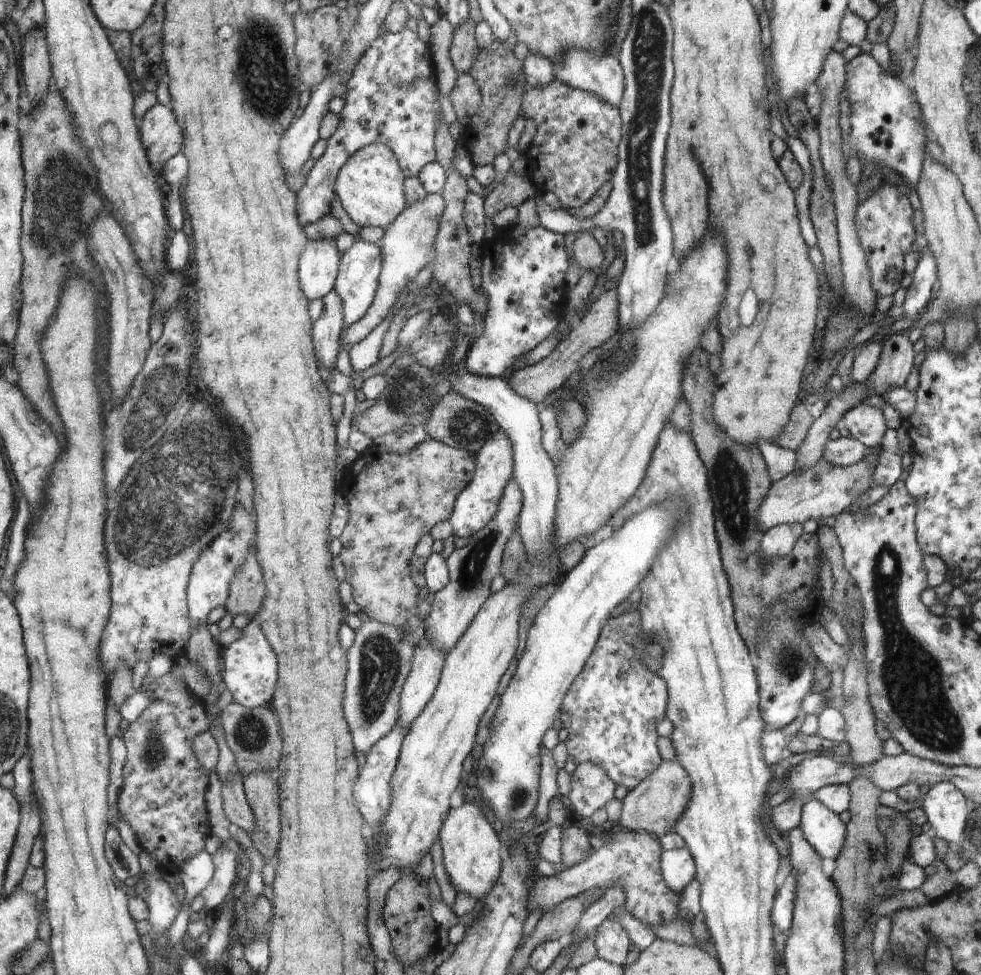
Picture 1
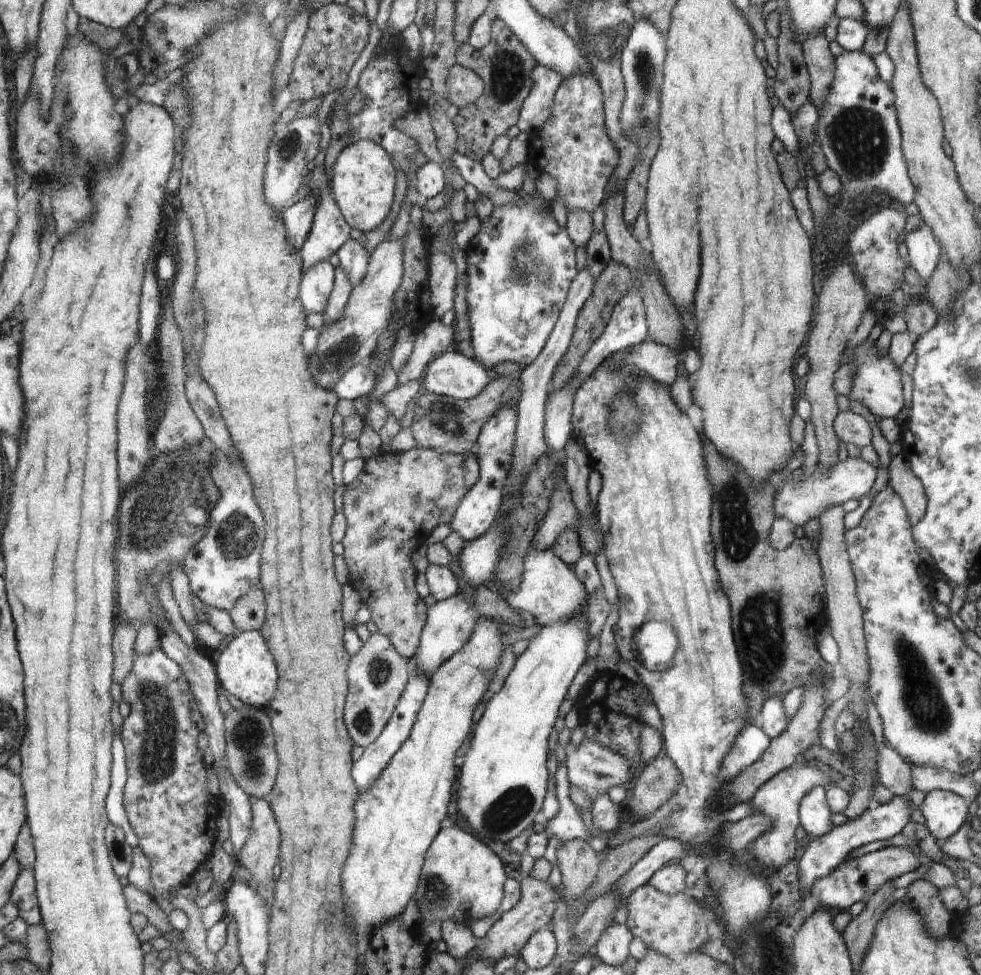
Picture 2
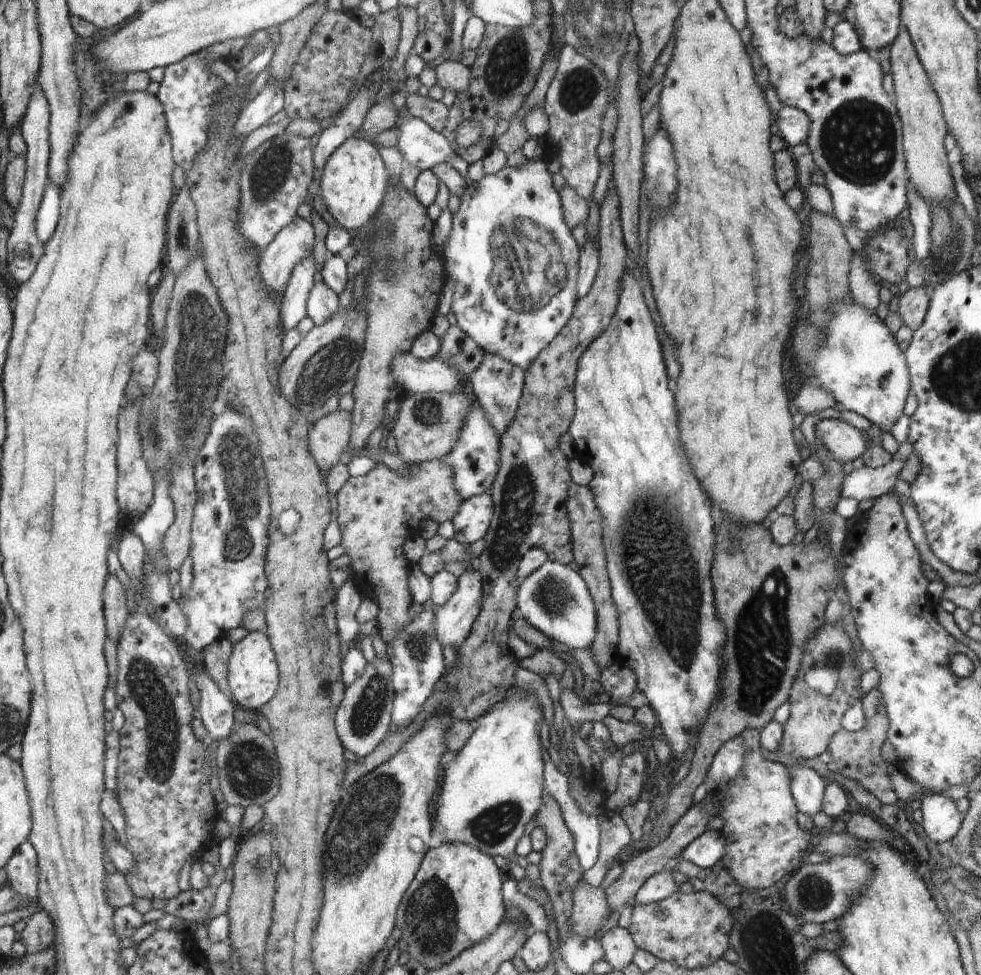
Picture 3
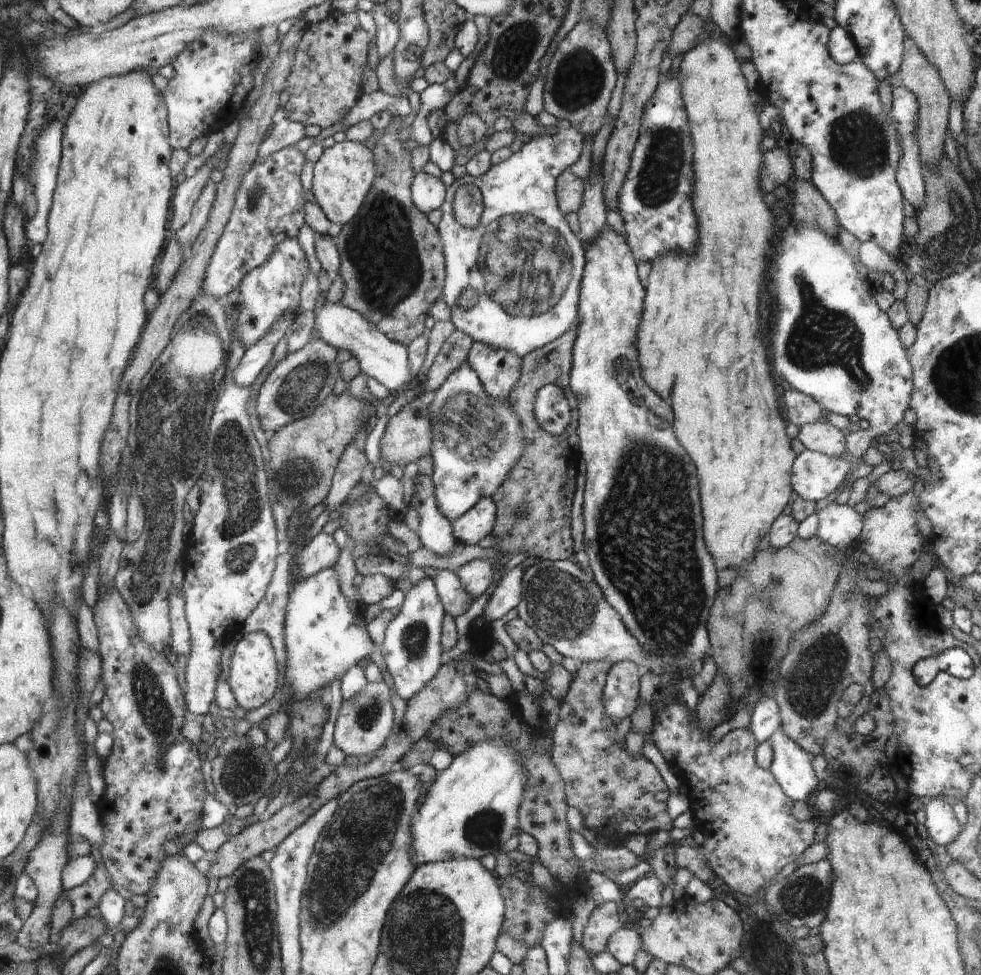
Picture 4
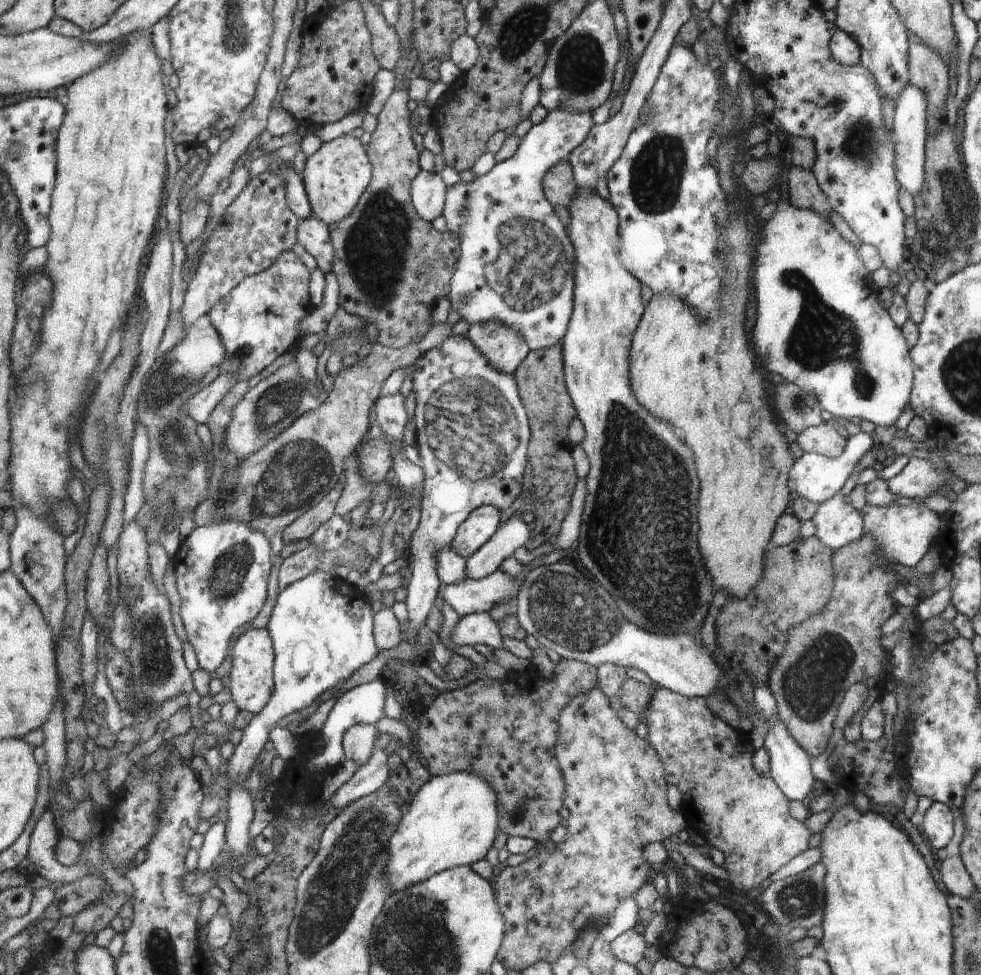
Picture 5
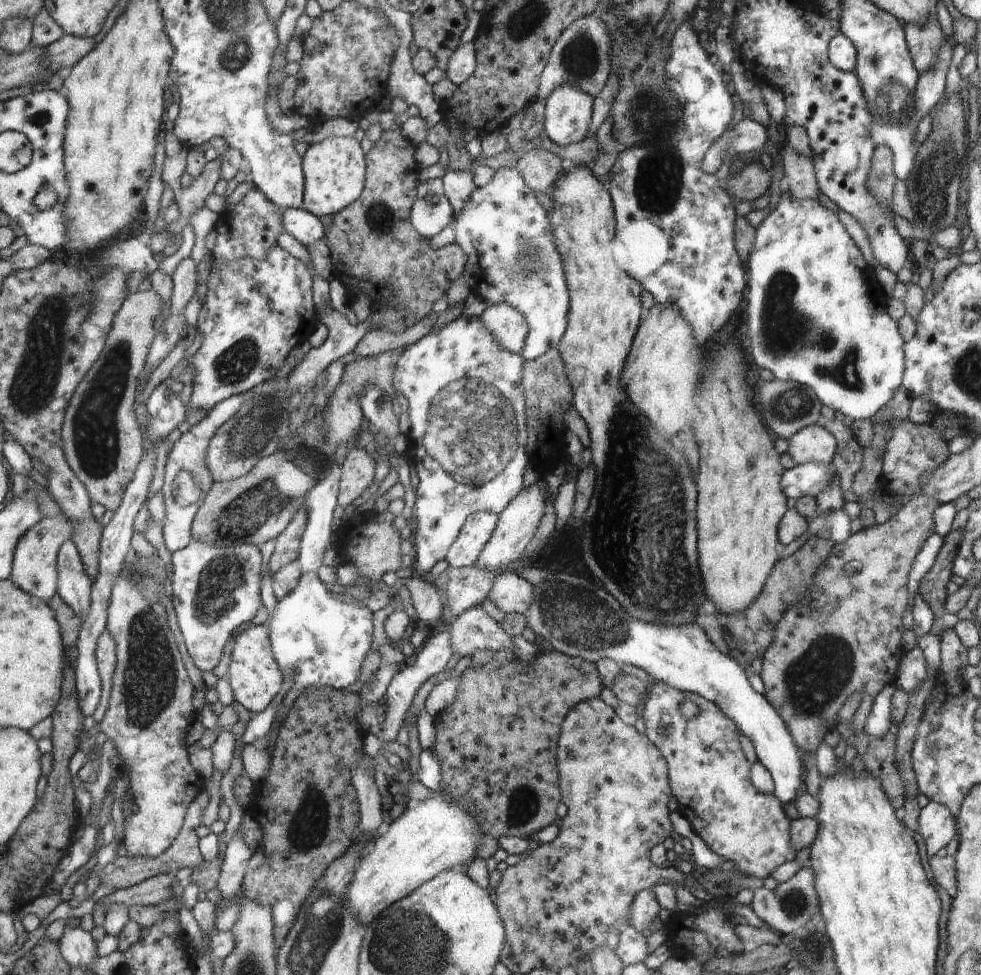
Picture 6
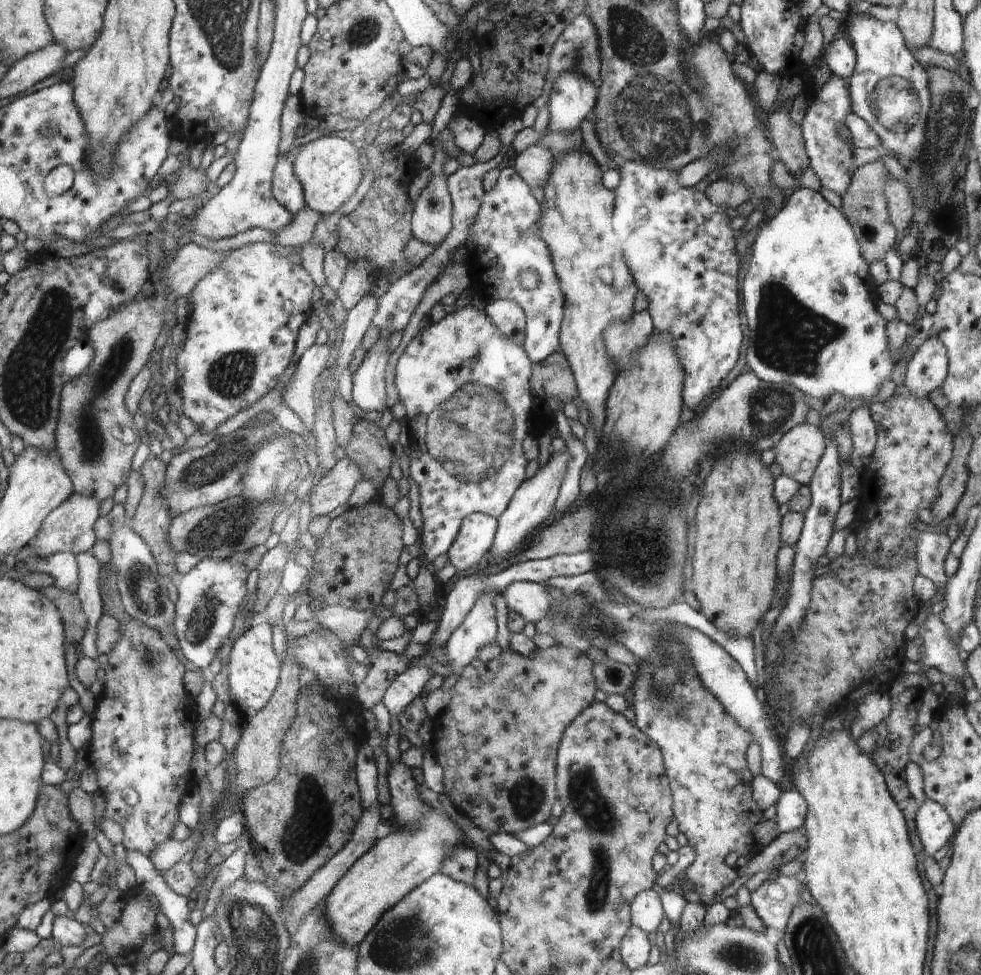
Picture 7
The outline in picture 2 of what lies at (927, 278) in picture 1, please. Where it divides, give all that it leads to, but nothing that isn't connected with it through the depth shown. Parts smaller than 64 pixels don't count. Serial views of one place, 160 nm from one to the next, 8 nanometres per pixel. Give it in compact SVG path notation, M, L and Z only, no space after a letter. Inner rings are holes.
M923 222L906 237L906 246L911 266L926 282L940 260L942 248L939 240Z

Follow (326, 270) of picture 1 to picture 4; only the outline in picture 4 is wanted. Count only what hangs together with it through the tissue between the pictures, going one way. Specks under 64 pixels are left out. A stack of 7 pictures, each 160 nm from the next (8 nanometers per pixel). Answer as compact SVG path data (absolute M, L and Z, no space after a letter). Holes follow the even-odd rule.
M325 302L315 315L316 332L326 344L336 350L344 349L360 363L361 372L366 376L384 384L392 394L404 388L418 385L419 380L411 374L407 348L400 343L391 341L379 328L371 325L359 312L344 306L342 303Z

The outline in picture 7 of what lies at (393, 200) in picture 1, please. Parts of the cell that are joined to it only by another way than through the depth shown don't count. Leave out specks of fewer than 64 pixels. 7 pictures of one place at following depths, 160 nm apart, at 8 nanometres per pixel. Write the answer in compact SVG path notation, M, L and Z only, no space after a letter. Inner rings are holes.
M336 135L316 138L306 144L298 144L292 152L293 170L304 187L305 201L312 210L323 214L338 214L338 208L356 192L362 180L362 164L358 150L350 141Z

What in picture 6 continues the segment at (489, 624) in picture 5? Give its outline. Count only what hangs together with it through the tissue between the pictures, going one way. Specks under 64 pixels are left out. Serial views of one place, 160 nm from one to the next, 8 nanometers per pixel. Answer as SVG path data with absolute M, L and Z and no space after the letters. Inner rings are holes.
M435 629L435 633L416 651L411 662L403 665L403 668L400 668L394 675L394 678L392 678L390 684L387 686L385 698L382 702L386 706L386 719L384 724L381 724L378 736L383 743L396 741L398 731L403 726L405 715L409 712L408 710L412 704L412 700L414 700L414 696L416 696L416 692L418 692L420 686L430 676L436 676L438 672L444 672L446 664L450 662L450 657L453 653L450 632L440 632L438 629Z

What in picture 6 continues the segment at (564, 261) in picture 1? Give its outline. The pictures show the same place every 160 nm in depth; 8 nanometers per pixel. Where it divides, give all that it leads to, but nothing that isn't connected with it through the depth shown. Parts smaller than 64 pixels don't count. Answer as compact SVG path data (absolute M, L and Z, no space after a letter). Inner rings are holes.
M562 85L546 99L544 128L559 147L584 141L592 124L593 98L571 87ZM516 167L497 170L491 182L478 187L453 222L455 242L468 255L464 275L469 287L487 304L506 303L525 315L529 325L528 340L522 356L525 360L541 357L548 349L558 348L568 328L570 294L564 258L556 243L550 214L540 204L536 192L525 182Z

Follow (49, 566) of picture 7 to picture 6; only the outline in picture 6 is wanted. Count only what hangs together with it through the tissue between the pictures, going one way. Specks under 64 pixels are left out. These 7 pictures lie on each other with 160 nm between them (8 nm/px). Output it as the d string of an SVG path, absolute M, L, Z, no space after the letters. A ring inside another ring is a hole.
M74 538L63 544L57 565L59 596L85 623L91 611L94 581L86 570L82 553Z

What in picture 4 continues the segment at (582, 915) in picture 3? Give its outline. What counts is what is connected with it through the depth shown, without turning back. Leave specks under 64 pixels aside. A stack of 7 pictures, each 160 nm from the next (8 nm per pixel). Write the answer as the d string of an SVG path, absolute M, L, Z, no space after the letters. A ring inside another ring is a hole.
M614 901L602 903L591 912L581 942L590 957L606 952L610 935L624 926L620 920L620 912Z

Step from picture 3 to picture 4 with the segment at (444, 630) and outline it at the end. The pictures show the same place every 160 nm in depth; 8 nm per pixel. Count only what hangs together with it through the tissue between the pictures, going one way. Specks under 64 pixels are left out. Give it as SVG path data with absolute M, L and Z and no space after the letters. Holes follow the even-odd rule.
M474 559L462 565L456 574L472 600L476 600L493 582L495 572L488 559Z

